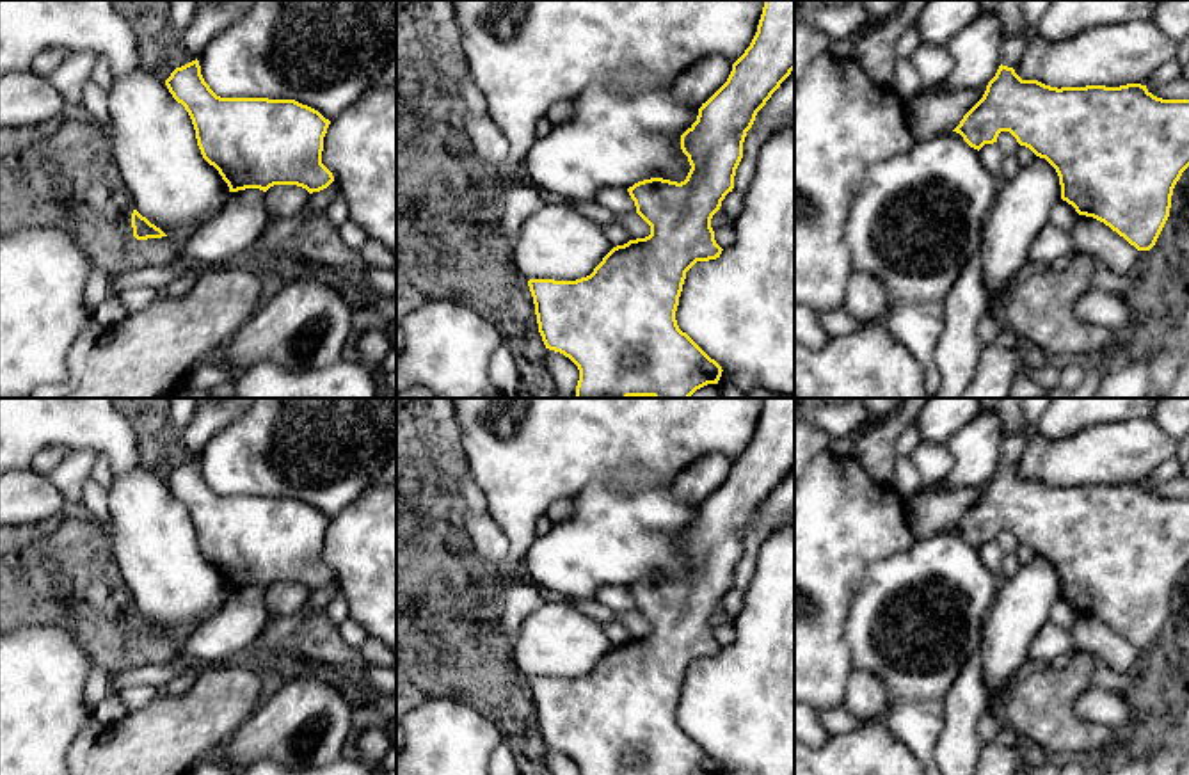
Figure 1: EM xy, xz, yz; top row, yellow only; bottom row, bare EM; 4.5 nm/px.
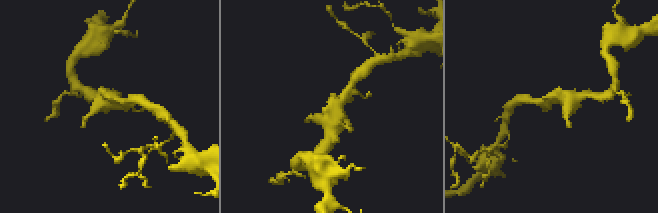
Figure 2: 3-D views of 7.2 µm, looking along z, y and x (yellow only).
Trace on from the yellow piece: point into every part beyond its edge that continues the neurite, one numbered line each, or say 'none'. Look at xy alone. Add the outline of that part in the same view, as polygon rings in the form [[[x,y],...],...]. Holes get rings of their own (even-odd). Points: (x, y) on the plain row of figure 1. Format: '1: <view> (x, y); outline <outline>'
none

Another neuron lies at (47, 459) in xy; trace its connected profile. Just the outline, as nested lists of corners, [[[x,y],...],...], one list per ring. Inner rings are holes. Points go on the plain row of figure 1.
[[[52,444],[48,448],[43,448],[36,453],[32,459],[30,469],[48,476],[60,462],[62,459],[69,453],[69,448]]]

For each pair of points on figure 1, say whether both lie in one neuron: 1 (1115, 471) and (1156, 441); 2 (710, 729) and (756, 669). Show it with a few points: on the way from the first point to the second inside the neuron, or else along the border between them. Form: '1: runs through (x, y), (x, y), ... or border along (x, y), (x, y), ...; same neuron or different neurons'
1: runs through (1125, 461), (1145, 445); same neuron
2: runs through (724, 715), (756, 683); same neuron

